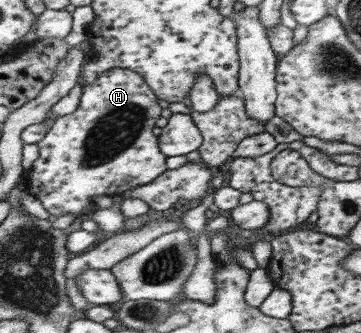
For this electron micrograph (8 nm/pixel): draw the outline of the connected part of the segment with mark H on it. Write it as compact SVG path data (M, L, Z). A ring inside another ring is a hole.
M115 67L115 69L105 71L96 83L84 86L83 95L80 98L77 109L72 114L66 114L63 117L59 117L52 125L49 133L47 133L47 137L37 144L40 155L32 164L31 173L28 177L29 189L27 191L40 201L44 206L44 209L51 215L52 219L56 219L58 217L63 217L63 215L88 217L95 208L93 204L93 199L95 199L95 197L103 197L103 195L113 197L115 195L122 195L127 190L135 189L141 185L149 185L151 181L155 181L157 177L161 177L161 175L167 171L167 154L159 147L159 137L157 137L154 132L159 117L161 117L159 98L153 92L150 85L146 83L143 75L130 69L123 69L123 67Z

